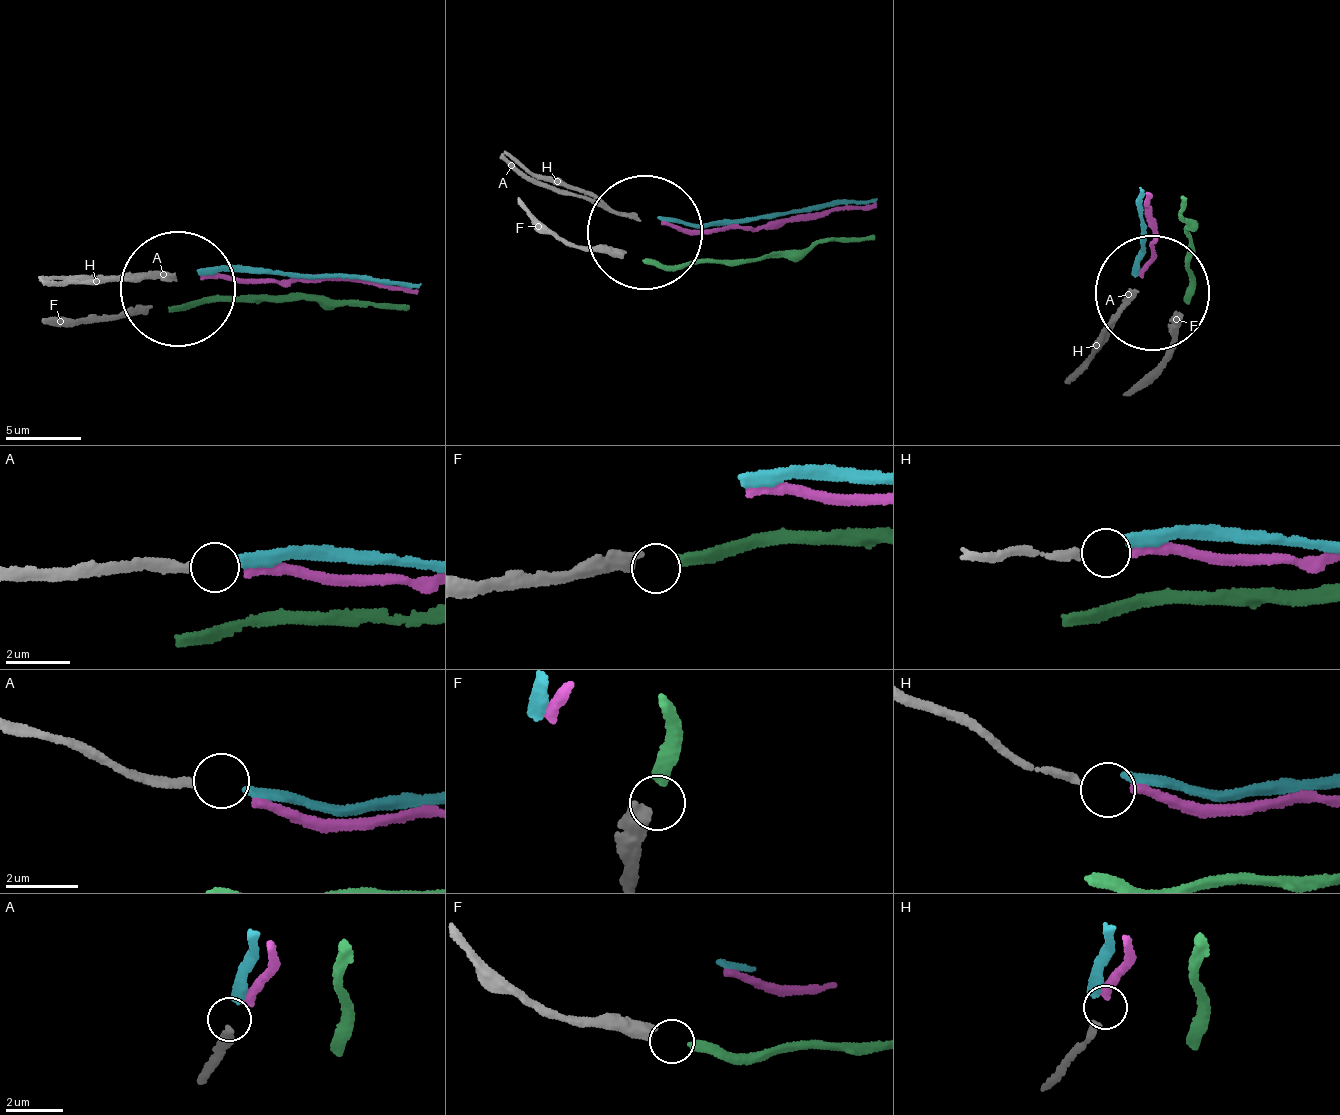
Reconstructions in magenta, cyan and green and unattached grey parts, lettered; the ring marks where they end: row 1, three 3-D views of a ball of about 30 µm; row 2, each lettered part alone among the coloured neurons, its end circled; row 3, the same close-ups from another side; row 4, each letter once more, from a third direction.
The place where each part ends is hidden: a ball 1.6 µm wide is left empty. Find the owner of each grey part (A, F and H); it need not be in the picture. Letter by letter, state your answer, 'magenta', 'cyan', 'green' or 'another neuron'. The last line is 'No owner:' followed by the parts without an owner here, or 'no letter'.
A: cyan
F: green
H: magenta
No owner: no letter

